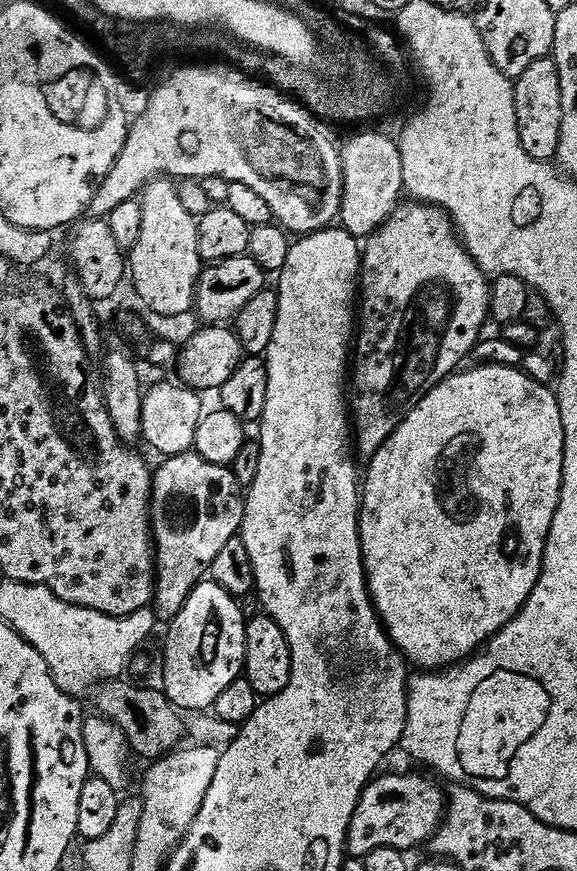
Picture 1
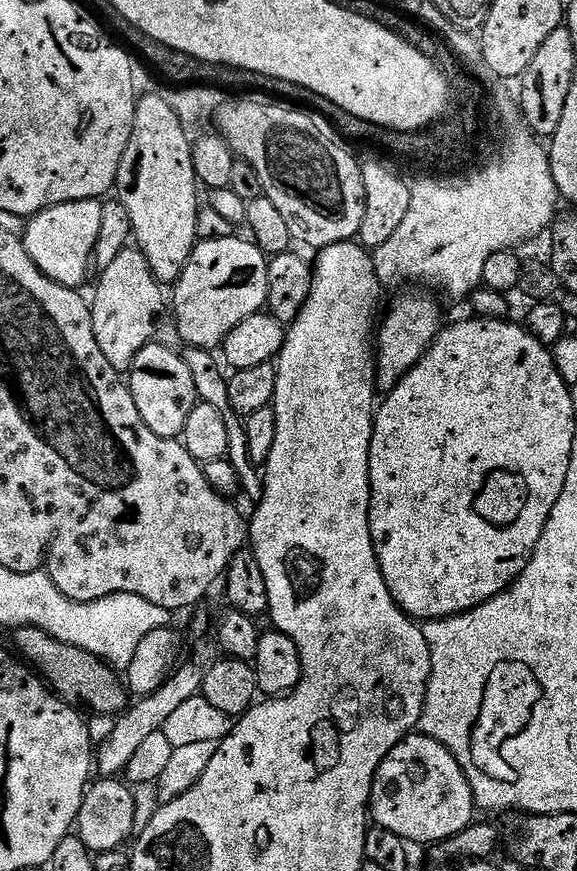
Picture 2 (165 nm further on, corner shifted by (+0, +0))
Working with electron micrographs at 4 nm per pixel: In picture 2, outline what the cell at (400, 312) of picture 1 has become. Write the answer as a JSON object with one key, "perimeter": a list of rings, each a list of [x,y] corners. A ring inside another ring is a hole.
{"perimeter":[[[408,296],[398,297],[389,306],[388,313],[385,316],[383,313],[374,336],[377,389],[384,394],[391,392],[392,387],[424,357],[441,330],[440,312],[430,297],[424,296],[421,300],[411,300]]]}

